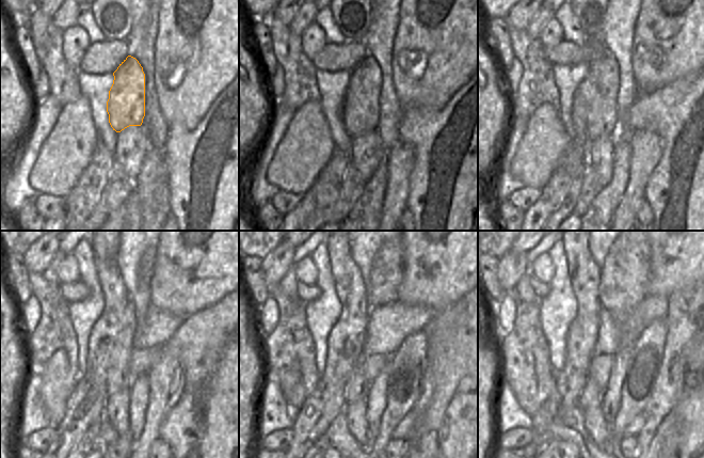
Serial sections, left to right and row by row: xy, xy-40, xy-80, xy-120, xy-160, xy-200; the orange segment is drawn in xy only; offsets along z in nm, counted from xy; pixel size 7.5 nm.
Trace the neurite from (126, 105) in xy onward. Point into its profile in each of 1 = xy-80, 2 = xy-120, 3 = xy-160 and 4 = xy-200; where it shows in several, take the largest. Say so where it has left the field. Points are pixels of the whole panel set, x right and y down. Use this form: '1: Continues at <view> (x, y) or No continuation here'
1: Continues at xy-80 (604, 121)
2: Continues at xy-120 (120, 373)
3: Continues at xy-160 (357, 388)
4: Continues at xy-200 (592, 395)

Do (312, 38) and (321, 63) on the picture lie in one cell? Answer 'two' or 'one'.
two

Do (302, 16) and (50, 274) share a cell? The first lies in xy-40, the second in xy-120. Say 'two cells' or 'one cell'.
one cell

